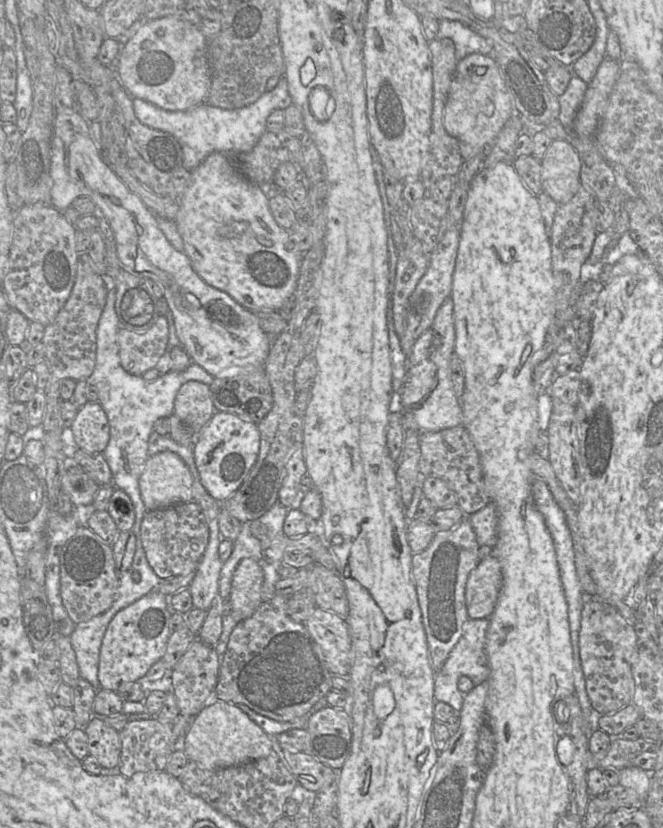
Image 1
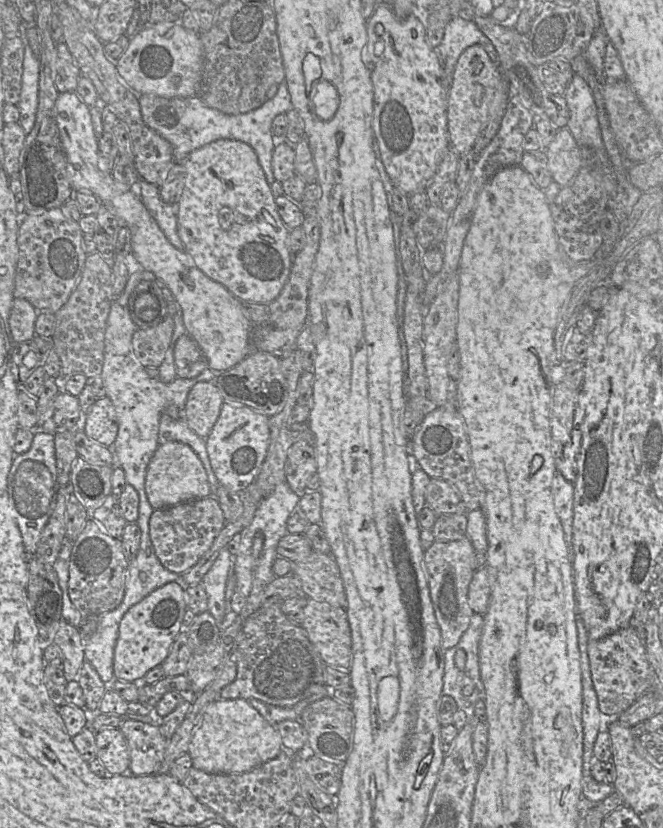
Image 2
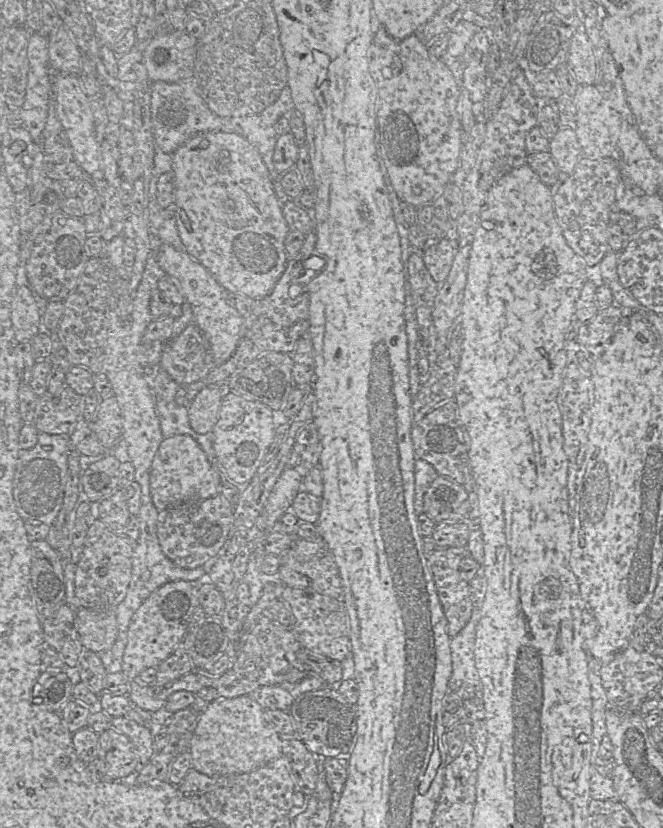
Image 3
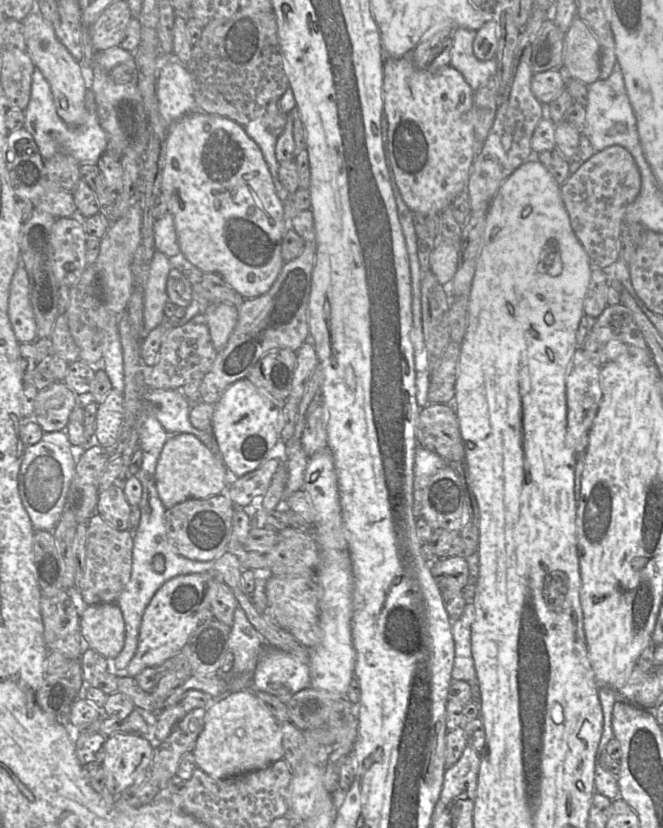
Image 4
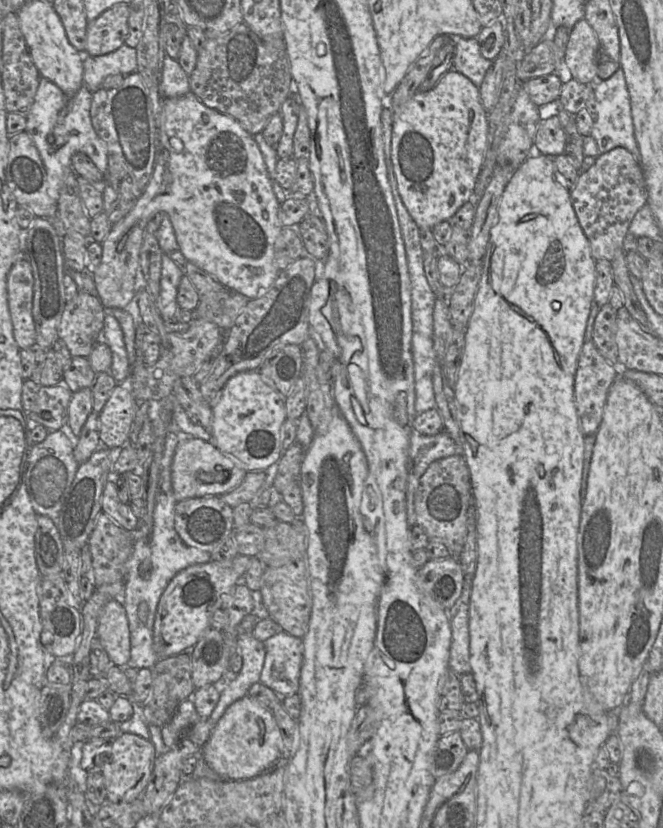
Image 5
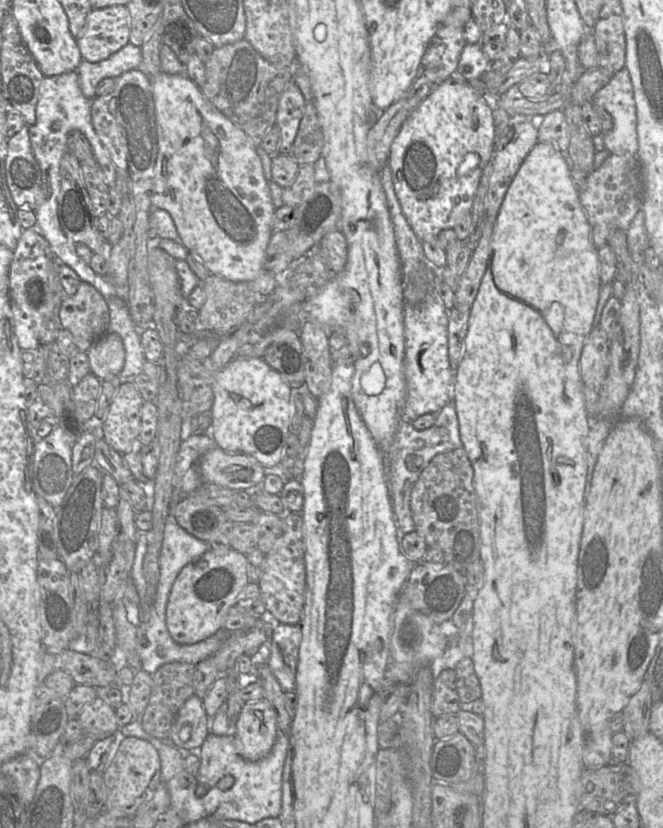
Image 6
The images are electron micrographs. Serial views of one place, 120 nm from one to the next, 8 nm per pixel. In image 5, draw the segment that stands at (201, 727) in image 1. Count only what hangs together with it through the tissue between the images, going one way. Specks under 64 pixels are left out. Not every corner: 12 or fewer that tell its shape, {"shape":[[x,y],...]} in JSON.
{"shape":[[248,695],[200,755],[222,780],[284,763],[272,712]]}

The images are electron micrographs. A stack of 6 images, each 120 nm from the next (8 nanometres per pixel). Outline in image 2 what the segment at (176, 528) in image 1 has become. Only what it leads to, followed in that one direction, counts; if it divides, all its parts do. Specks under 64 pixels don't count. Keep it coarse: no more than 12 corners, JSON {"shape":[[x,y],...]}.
{"shape":[[215,496],[154,510],[149,535],[170,572],[210,549],[226,520]]}

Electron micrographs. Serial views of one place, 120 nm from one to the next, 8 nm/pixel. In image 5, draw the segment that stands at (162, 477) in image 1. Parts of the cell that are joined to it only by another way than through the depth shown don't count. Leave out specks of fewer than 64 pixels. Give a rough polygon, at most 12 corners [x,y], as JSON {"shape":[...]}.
{"shape":[[180,441],[171,465],[177,502],[221,496],[246,471],[214,444]]}

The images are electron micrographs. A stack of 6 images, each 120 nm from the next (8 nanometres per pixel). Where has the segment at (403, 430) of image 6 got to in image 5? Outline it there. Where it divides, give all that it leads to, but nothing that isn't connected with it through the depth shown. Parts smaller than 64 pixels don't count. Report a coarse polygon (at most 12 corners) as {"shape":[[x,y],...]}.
{"shape":[[411,431],[406,488],[410,527],[414,496],[434,461],[458,453],[446,431],[434,436]]}

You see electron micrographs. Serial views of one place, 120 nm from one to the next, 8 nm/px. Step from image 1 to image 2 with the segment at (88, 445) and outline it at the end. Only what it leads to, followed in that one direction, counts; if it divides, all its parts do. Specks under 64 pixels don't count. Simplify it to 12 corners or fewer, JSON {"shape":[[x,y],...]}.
{"shape":[[109,397],[96,399],[83,421],[92,440],[110,447],[118,422]]}

